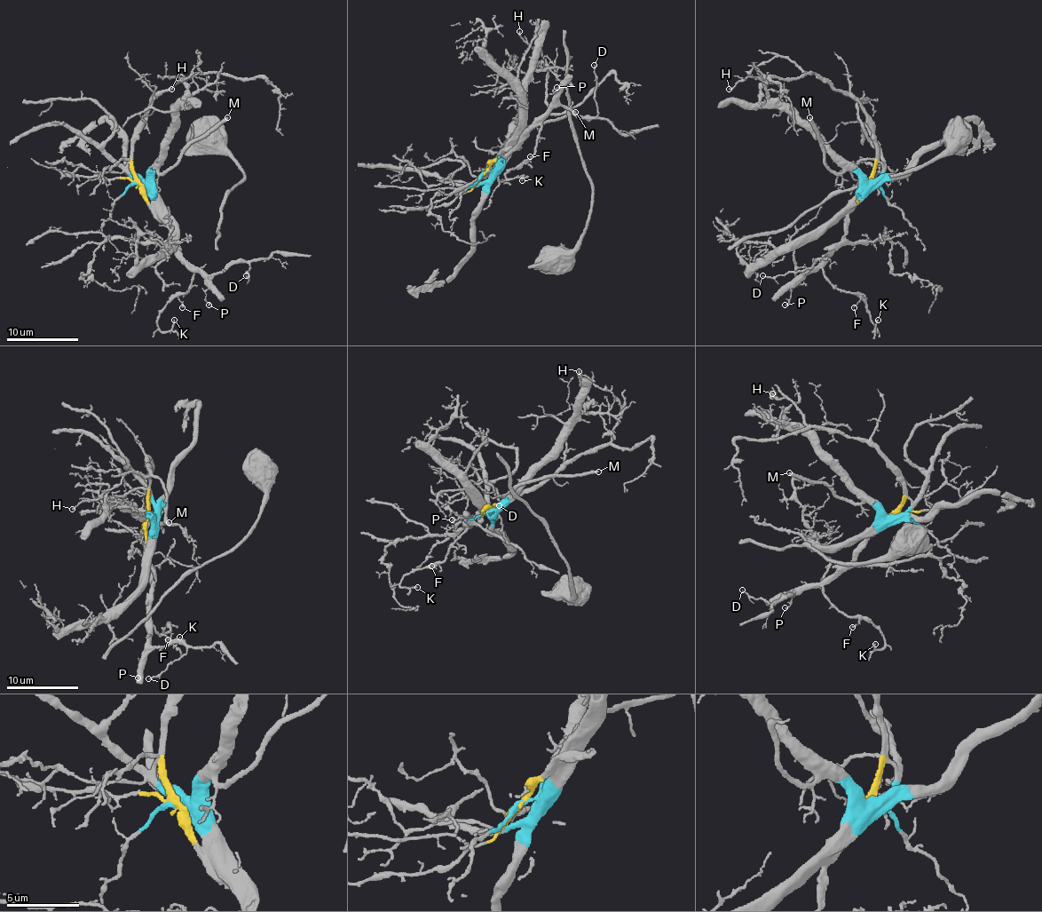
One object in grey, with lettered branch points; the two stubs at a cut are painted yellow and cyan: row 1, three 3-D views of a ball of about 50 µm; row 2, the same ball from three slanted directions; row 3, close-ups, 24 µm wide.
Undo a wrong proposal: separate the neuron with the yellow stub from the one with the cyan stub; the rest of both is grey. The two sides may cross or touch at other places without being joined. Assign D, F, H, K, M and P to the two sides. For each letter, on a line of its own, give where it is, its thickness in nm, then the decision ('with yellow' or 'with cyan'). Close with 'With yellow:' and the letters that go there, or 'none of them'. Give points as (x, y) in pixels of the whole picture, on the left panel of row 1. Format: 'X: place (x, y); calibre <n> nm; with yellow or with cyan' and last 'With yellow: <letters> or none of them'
D: place (246, 275); calibre 130 nm; with yellow
F: place (182, 307); calibre 110 nm; with yellow
H: place (171, 89); calibre 140 nm; with yellow
K: place (174, 320); calibre 130 nm; with yellow
M: place (227, 117); calibre 300 nm; with cyan
P: place (209, 305); calibre 130 nm; with yellow
With yellow: D, F, H, K, P

